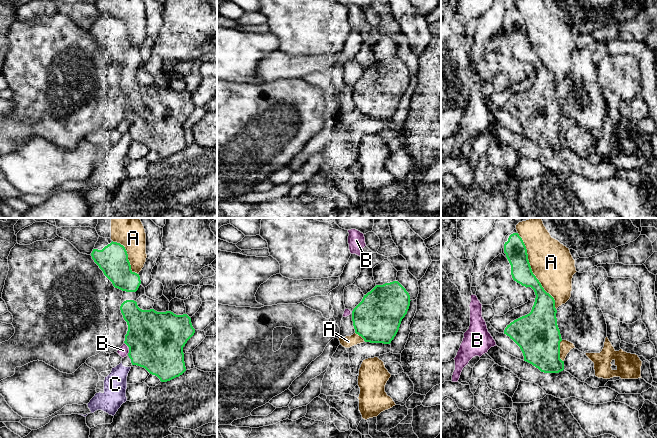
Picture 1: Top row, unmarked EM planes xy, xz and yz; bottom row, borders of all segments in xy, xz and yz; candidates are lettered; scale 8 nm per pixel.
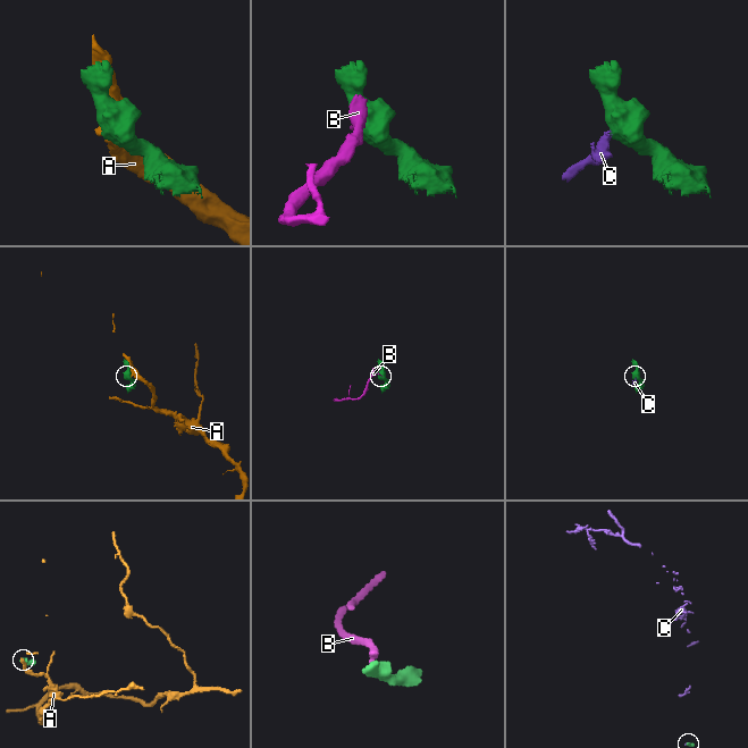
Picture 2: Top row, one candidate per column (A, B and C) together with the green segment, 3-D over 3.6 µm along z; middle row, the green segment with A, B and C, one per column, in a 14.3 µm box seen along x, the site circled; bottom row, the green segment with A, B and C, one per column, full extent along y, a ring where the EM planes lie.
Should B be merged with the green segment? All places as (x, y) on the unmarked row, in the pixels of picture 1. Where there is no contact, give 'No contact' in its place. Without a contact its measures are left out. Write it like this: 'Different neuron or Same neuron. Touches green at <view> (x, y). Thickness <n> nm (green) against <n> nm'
Different neuron. Touches green at xy (129, 127). Thickness 440 nm (green) against 80 nm

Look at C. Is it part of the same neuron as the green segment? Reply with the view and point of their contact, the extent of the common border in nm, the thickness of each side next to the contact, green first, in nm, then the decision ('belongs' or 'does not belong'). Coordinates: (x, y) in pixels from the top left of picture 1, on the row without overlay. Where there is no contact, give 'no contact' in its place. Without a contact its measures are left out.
xy (129, 133) | 50 nm | 440/20 nm | does not belong

